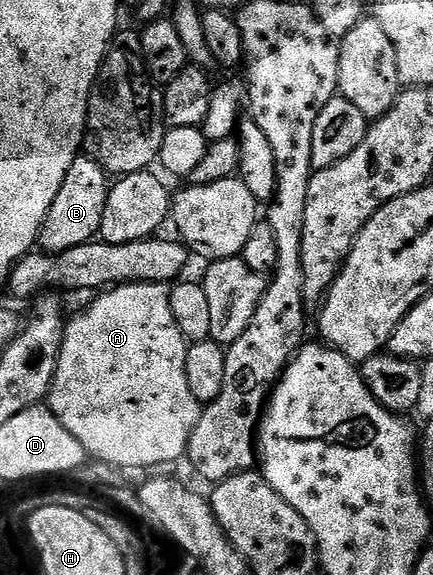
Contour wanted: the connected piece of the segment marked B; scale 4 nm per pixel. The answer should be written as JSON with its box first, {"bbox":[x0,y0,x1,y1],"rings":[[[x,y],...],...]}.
{"bbox":[39,153,110,255],"rings":[[[82,153],[67,169],[67,177],[63,177],[63,185],[51,201],[51,209],[47,209],[47,217],[41,226],[39,236],[40,250],[54,255],[67,249],[75,249],[75,245],[94,242],[95,236],[101,230],[103,205],[107,205],[110,176],[88,154]]]}

